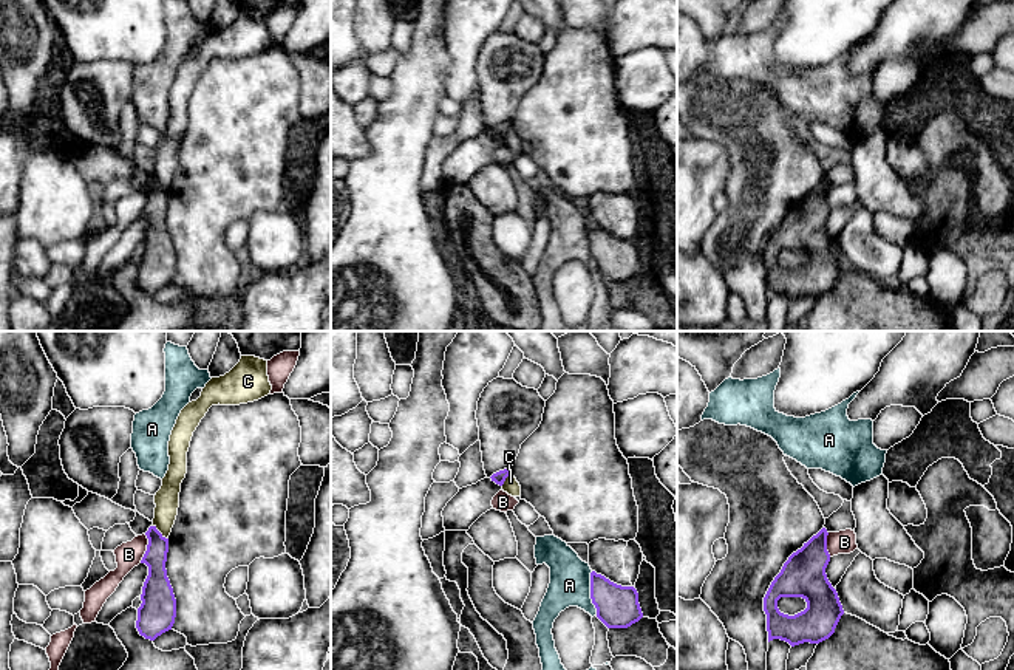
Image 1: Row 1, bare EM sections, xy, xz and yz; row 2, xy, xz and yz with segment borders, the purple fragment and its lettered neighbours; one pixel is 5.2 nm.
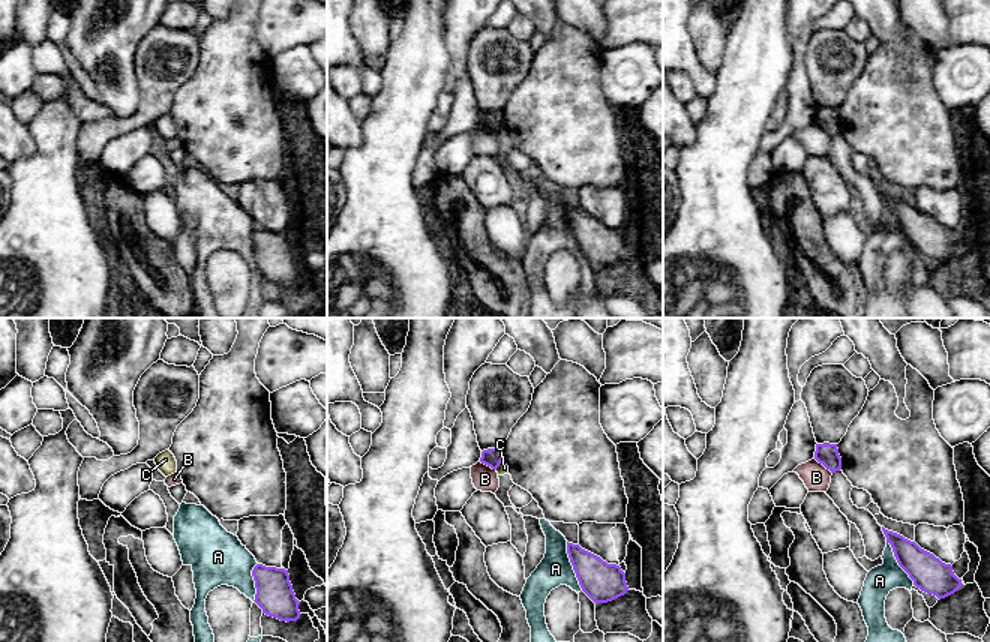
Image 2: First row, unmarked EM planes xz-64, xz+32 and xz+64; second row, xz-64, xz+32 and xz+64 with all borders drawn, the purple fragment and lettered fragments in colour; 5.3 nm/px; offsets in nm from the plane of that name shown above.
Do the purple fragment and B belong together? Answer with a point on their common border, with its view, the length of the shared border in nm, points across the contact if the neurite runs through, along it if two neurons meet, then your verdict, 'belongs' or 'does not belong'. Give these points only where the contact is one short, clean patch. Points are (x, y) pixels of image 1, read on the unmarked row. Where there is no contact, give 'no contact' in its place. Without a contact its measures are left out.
xy (147, 201) | 160 nm | along xy (146, 188), (146, 206), (139, 215) | does not belong

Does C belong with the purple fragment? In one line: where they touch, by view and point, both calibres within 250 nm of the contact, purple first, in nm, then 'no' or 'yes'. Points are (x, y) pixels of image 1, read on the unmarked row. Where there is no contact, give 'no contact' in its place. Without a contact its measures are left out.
contact xy (159, 186); calibres 120 and 130 nm; no

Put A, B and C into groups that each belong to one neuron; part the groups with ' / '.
A / B / C

